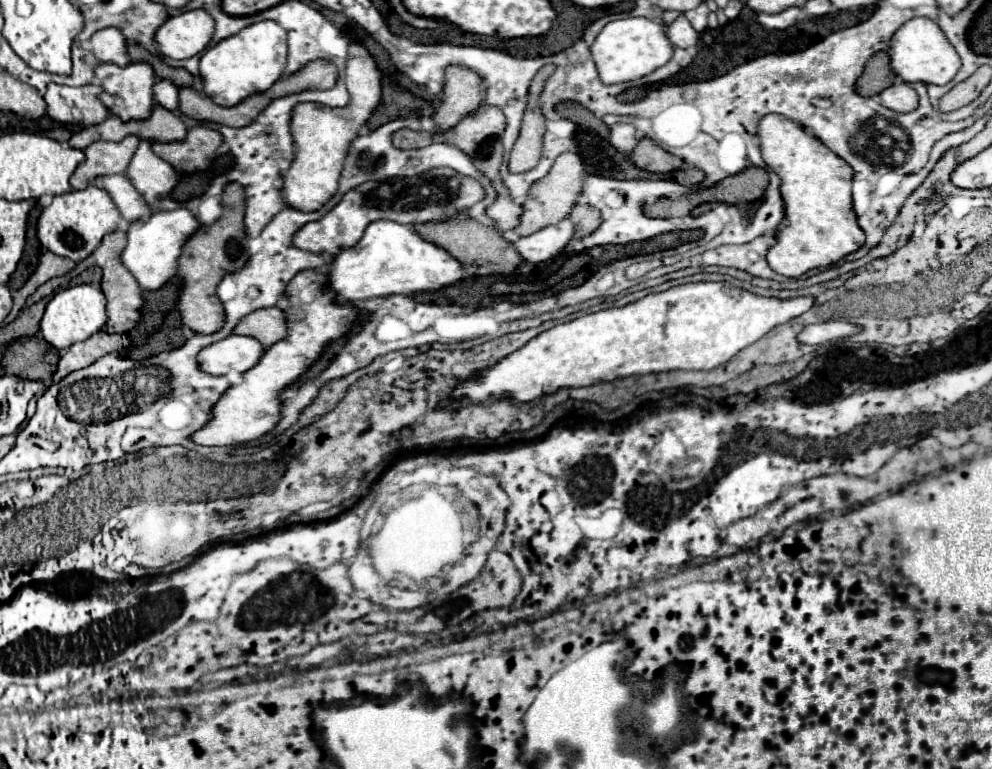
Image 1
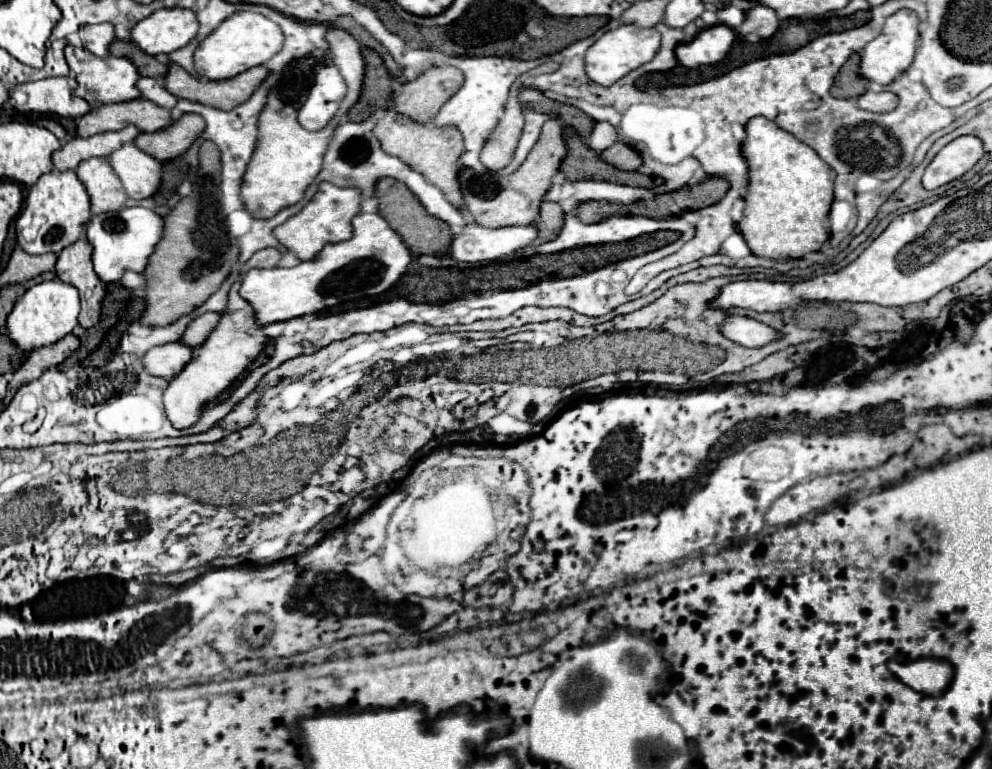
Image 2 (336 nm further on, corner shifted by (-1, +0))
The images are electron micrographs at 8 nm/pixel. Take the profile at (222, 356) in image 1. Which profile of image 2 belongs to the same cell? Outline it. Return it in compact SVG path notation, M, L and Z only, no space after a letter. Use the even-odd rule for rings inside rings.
M171 342L165 346L157 346L149 350L143 358L145 368L153 376L163 376L163 378L175 378L181 372L181 366L193 358L193 348L191 346L181 346L181 342Z

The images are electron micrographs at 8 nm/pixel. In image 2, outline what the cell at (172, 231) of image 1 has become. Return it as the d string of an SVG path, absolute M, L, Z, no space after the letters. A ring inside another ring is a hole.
M121 208L119 212L107 212L97 214L87 224L87 240L93 244L93 266L97 276L109 284L117 282L125 270L143 272L149 254L153 254L157 242L161 240L161 230L165 228L165 222L159 214L155 214L149 208Z

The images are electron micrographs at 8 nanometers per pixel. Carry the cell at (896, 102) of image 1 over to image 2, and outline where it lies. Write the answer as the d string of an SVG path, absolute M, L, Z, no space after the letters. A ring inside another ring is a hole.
M865 92L857 98L857 106L869 112L891 112L899 104L899 96L893 92Z

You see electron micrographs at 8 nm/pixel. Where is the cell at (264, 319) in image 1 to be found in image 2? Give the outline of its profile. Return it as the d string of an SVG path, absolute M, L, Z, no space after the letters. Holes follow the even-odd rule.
M205 312L205 314L201 314L199 318L195 318L187 326L185 336L183 336L181 342L191 346L191 348L201 346L201 342L205 342L205 338L213 332L213 326L217 326L217 318L221 318L219 312Z

